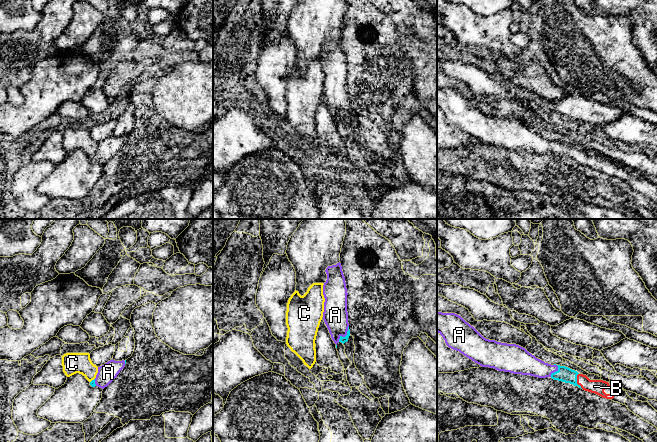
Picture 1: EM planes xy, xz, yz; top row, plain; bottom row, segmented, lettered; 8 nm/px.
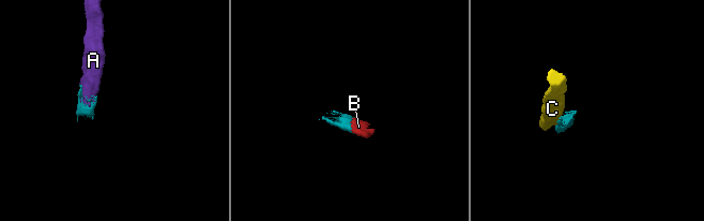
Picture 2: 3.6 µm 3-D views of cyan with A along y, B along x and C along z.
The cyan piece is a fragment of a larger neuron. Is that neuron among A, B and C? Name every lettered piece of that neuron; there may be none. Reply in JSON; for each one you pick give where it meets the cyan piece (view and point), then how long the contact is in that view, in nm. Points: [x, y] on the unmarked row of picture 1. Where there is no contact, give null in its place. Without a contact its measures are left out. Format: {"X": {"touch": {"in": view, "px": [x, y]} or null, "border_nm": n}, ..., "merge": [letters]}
{"A": {"touch": {"in": "xz", "px": [346, 111]}, "border_nm": 150}, "B": {"touch": {"in": "yz", "px": [576, 157]}, "border_nm": 130}, "merge": ["A", "B"]}

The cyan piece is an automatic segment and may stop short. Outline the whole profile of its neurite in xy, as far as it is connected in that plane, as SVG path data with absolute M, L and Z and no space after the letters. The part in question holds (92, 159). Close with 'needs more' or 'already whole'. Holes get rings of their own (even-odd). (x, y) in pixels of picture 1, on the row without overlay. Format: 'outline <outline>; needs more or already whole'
outline M112 135L108 137L104 141L98 143L96 154L90 158L90 161L92 163L98 162L104 165L117 153L125 140L126 136L115 137Z; needs more

